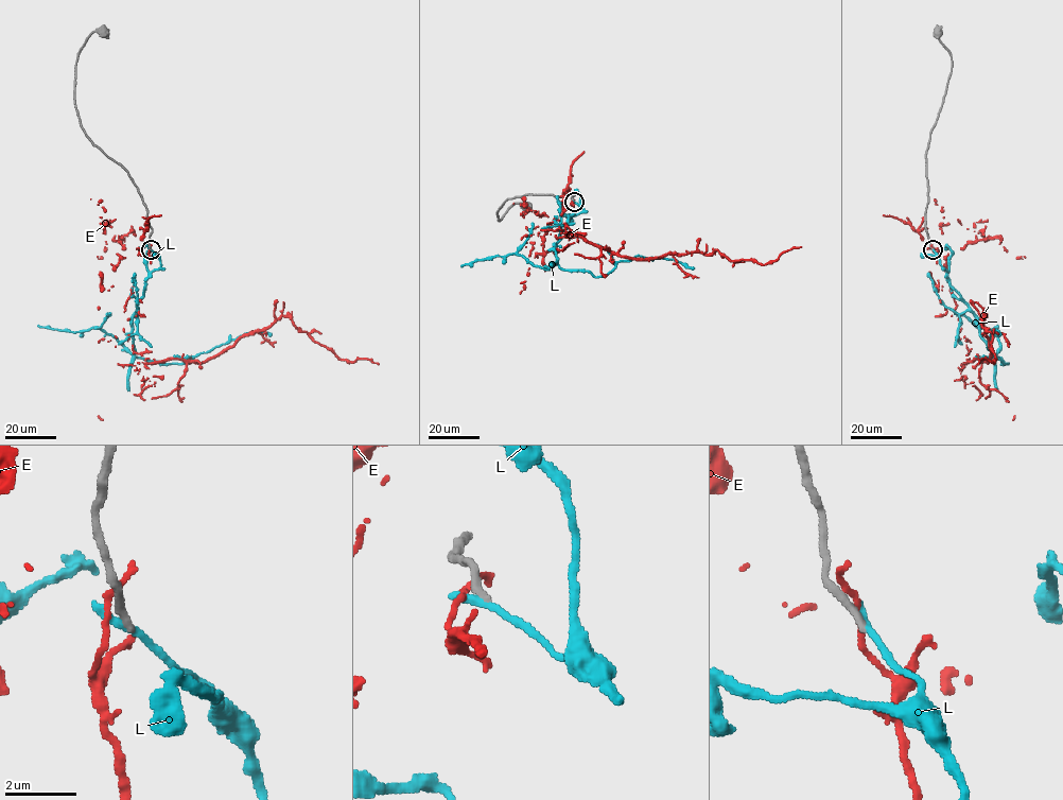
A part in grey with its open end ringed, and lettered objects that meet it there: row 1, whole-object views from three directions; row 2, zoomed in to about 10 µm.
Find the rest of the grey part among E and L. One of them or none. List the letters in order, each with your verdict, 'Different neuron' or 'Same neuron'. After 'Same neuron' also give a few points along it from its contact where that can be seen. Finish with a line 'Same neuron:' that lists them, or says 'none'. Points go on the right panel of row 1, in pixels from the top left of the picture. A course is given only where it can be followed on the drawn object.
E: Different neuron
L: Different neuron
Same neuron: none

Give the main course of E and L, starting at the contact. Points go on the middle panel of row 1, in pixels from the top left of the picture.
E: (572, 201), (538, 213), (554, 219), (551, 235), (633, 259), (717, 249), (763, 264), (801, 246)
L: (573, 201), (584, 210), (569, 218), (554, 244), (564, 270), (604, 277), (638, 256), (694, 268)

